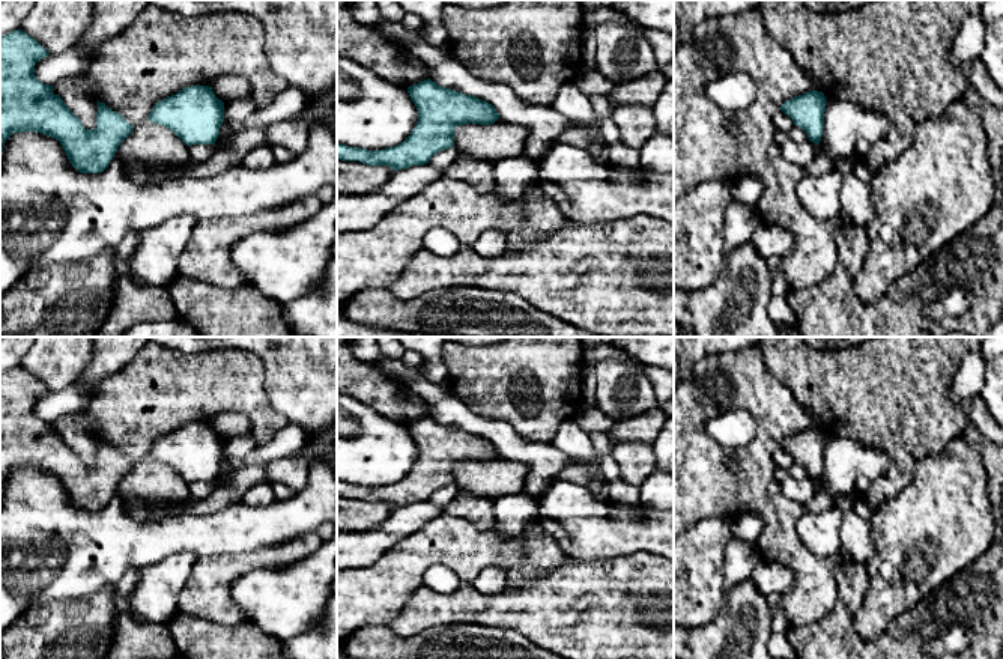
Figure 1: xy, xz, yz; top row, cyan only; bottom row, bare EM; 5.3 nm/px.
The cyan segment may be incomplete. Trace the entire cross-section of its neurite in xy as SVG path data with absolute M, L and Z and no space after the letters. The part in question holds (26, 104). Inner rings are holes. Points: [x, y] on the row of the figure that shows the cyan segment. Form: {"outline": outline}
{"outline": "M21 29L0 36L0 158L6 140L14 132L33 131L59 140L69 162L80 173L101 173L134 126L122 114L98 101L96 128L86 129L63 99L53 93L53 86L35 77L35 65L48 54L35 38Z"}

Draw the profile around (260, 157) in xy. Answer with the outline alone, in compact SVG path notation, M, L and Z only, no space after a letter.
M266 144L256 146L251 149L241 161L241 166L251 169L251 170L260 170L260 169L269 169L275 166L278 161L275 159L272 150Z

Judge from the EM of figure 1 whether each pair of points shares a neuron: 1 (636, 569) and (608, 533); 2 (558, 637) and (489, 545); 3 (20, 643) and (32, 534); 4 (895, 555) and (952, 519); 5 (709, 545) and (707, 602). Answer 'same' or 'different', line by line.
1: different
2: different
3: different
4: same
5: same

